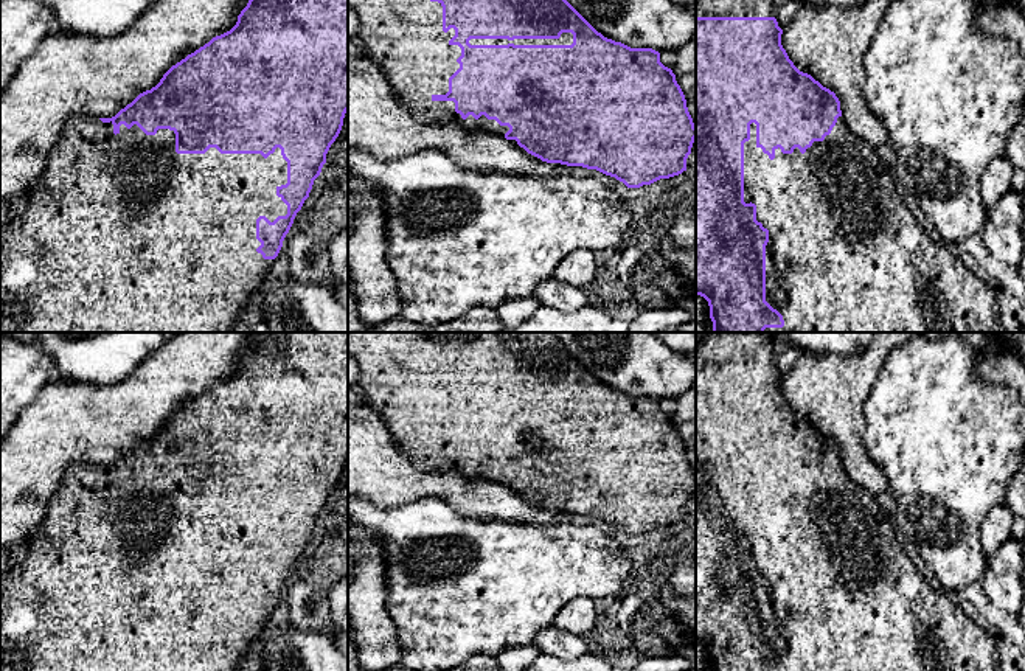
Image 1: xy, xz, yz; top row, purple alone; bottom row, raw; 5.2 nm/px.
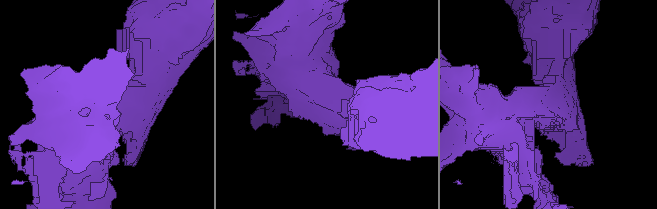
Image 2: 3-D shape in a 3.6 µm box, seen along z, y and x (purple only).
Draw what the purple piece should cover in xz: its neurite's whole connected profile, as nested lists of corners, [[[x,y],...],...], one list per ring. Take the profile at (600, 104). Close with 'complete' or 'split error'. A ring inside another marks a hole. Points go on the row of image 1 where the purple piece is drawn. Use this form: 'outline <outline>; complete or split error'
outline [[[348,0],[348,8],[359,16],[360,22],[356,42],[365,56],[384,70],[401,103],[418,121],[427,124],[455,121],[467,130],[491,132],[519,144],[542,162],[596,169],[615,177],[627,188],[651,185],[686,171],[696,126],[672,70],[660,62],[660,53],[652,48],[631,48],[604,37],[567,0]]]; split error

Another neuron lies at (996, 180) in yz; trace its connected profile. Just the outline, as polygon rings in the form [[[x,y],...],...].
[[[1006,154],[988,163],[986,171],[980,180],[980,194],[988,211],[1005,193],[1011,189],[1014,169],[1016,166],[1011,163]]]

